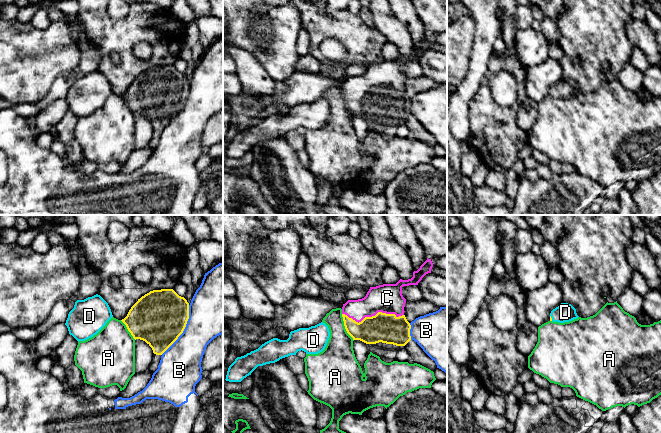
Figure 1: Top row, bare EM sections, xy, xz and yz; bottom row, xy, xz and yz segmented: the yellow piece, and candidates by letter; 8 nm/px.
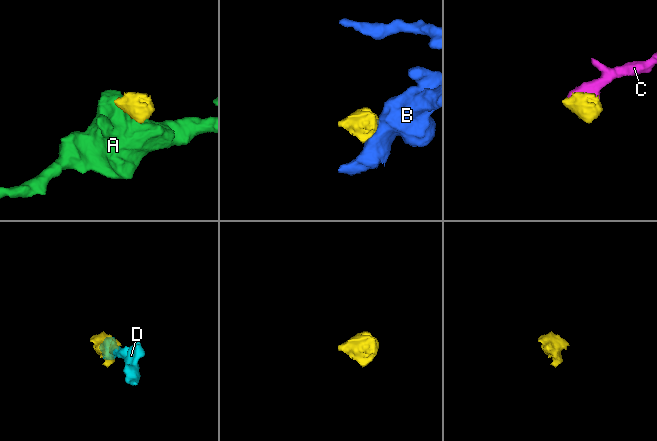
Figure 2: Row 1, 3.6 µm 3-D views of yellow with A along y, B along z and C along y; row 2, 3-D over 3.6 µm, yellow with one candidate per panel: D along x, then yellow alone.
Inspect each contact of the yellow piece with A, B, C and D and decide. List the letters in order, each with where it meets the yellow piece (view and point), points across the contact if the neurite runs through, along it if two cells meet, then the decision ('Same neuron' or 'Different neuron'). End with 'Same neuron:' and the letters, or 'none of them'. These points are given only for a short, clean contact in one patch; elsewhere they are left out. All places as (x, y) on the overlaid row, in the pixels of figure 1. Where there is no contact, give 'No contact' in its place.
A: Touches yellow at xz (345, 327). Different neuron
B: Touches yellow at xy (183, 330). Boundary: xy (189, 305), (189, 318), (183, 332), (161, 354). Different neuron
C: Touches yellow at xz (373, 316). Same neuron
D: Touches yellow at yz (551, 318). Path across: yz (550, 316), (551, 318), (565, 312). Same neuron
Same neuron: C, D

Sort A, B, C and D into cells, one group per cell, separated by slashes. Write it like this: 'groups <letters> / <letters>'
groups A / B / C D

